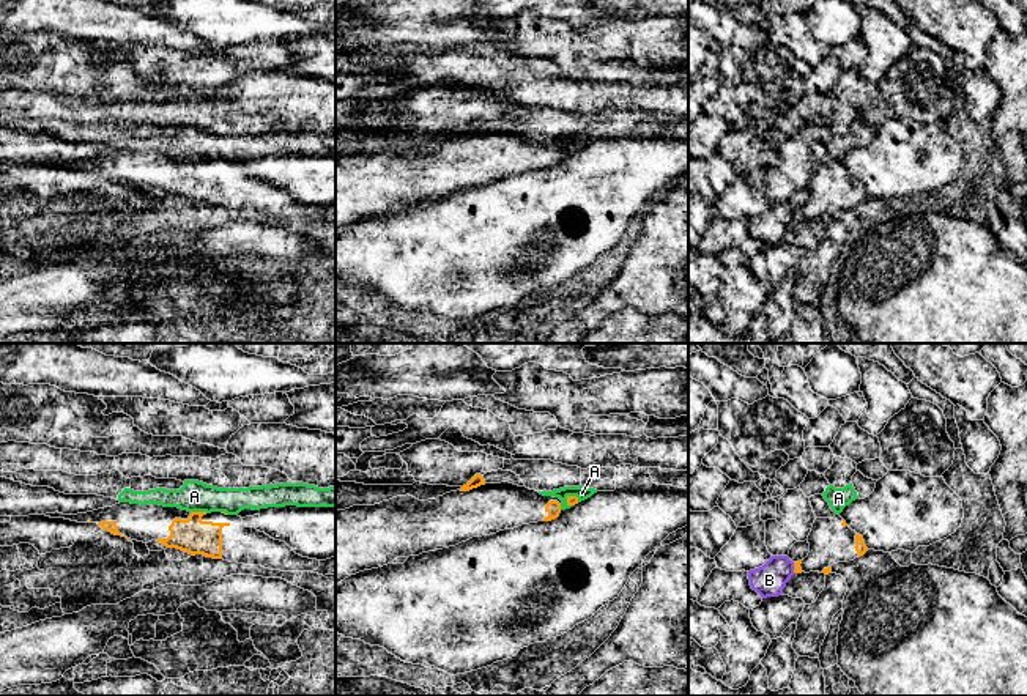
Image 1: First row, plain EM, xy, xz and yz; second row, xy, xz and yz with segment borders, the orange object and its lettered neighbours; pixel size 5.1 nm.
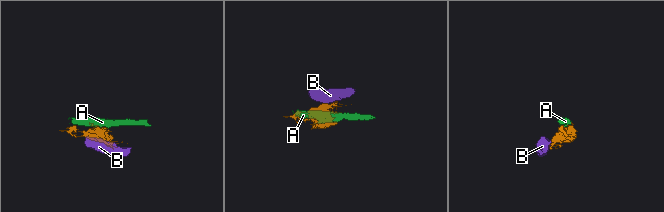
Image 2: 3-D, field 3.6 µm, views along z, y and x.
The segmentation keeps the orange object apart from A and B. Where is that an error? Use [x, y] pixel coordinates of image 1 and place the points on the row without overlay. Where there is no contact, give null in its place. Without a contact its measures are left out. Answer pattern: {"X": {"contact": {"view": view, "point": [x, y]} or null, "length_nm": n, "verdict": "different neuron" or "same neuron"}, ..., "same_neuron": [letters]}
{"A": {"contact": {"view": "xy", "point": [199, 159]}, "length_nm": 90, "verdict": "different neuron"}, "B": {"contact": {"view": "yz", "point": [794, 211]}, "length_nm": 30, "verdict": "different neuron"}, "same_neuron": []}

